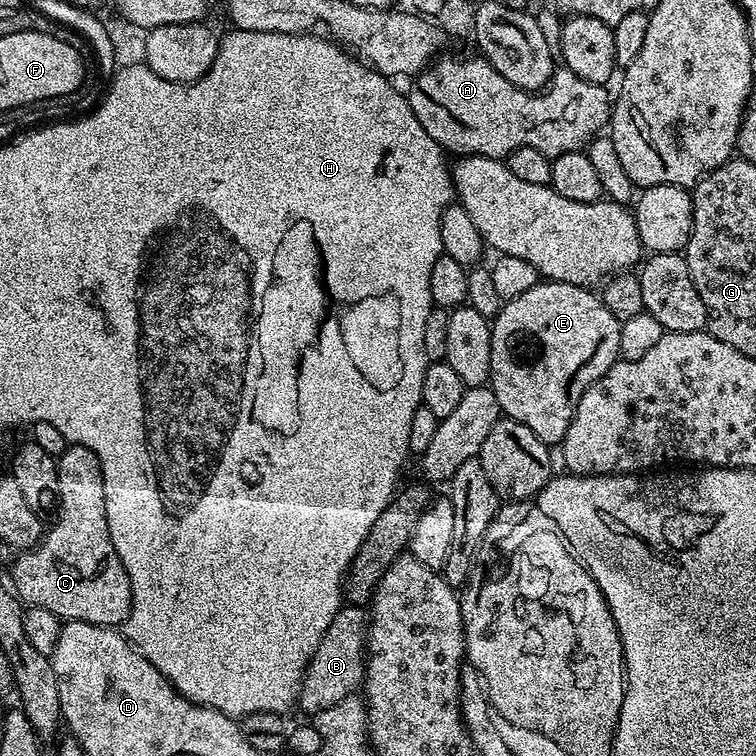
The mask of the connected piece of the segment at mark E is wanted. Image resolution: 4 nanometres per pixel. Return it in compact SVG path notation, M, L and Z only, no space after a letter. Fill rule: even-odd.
M561 280L541 282L526 290L526 294L518 294L518 298L503 301L500 312L491 321L488 384L500 411L507 419L530 426L549 446L559 445L563 440L586 389L621 359L618 346L621 321L616 320L614 314L606 310L603 299L592 292L595 291L578 284L564 284Z

